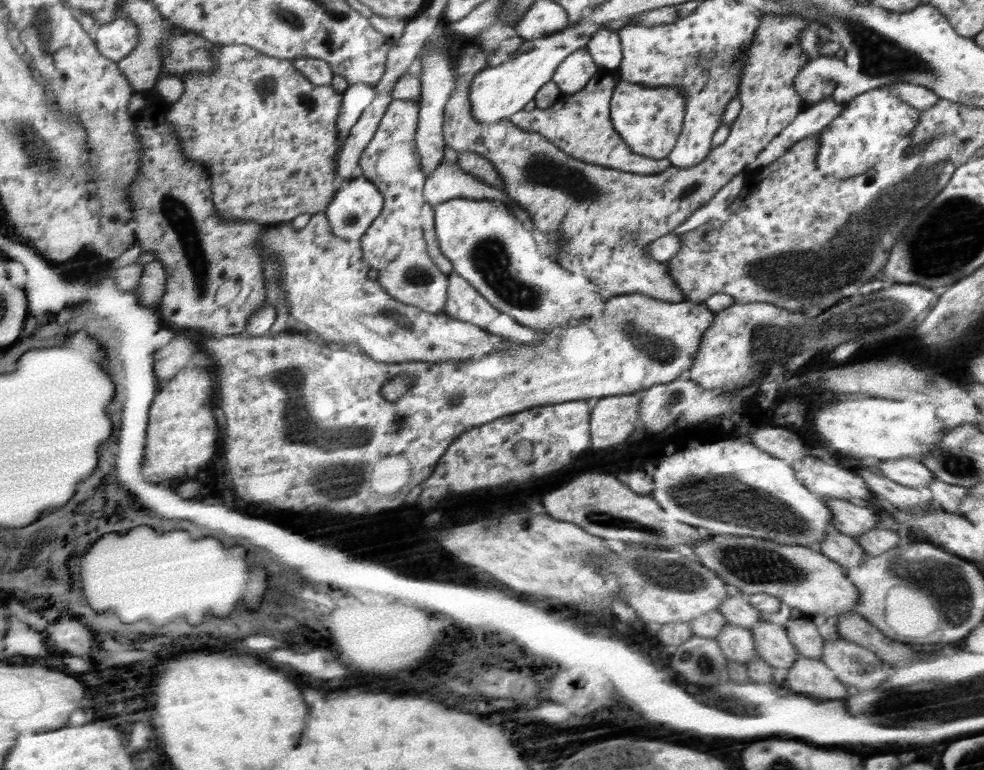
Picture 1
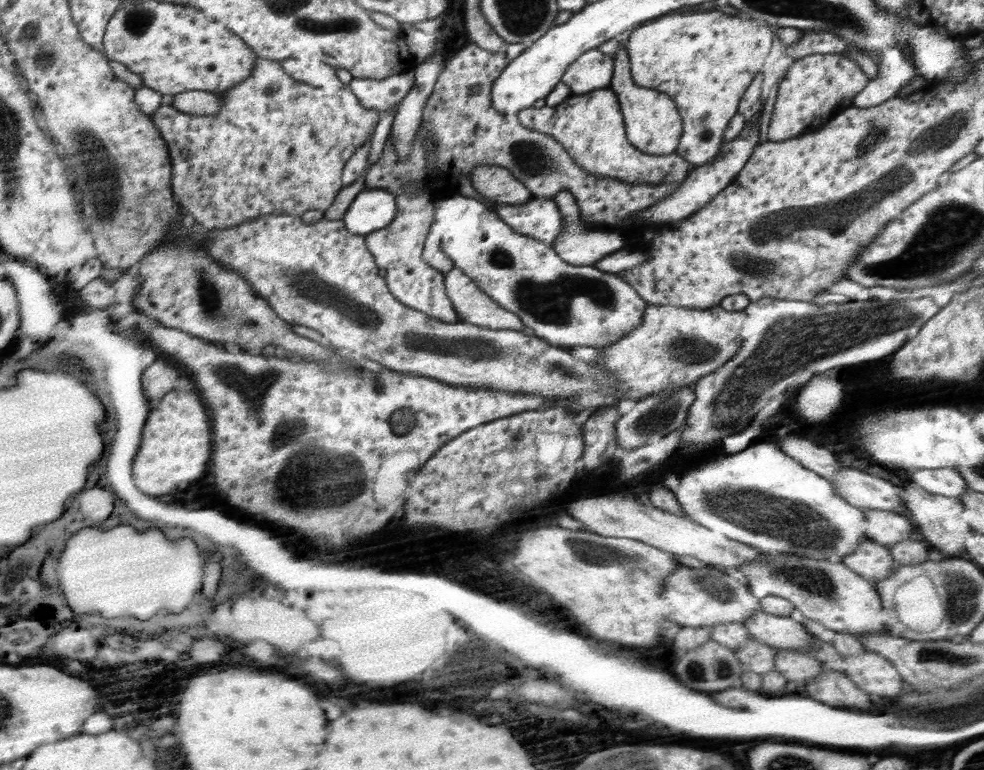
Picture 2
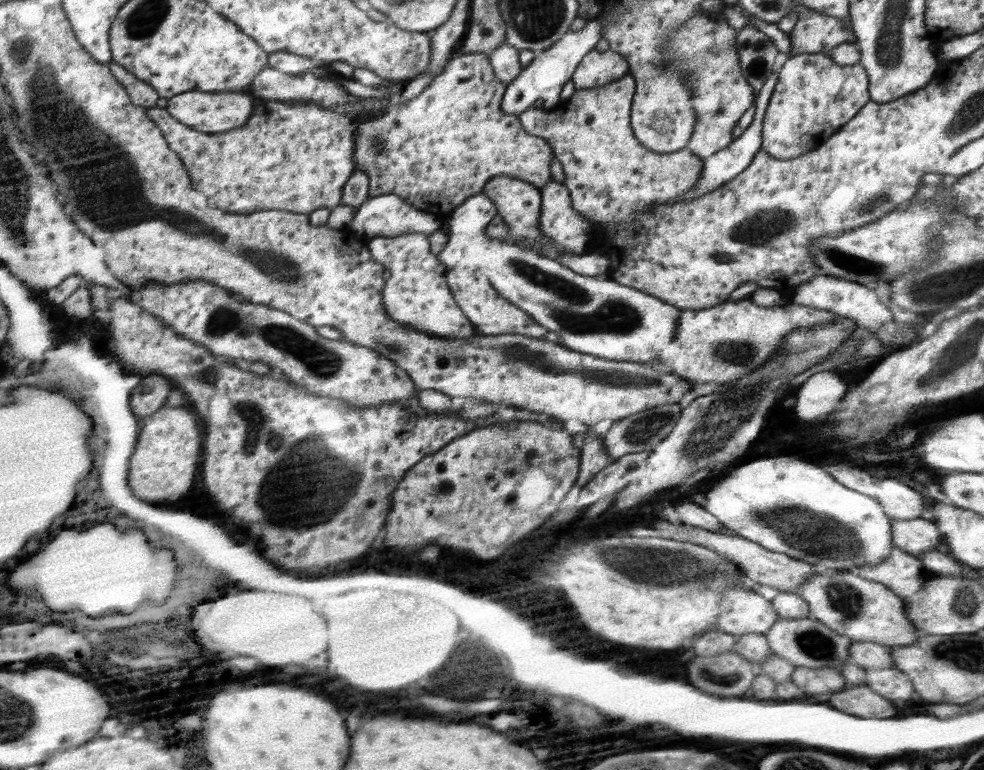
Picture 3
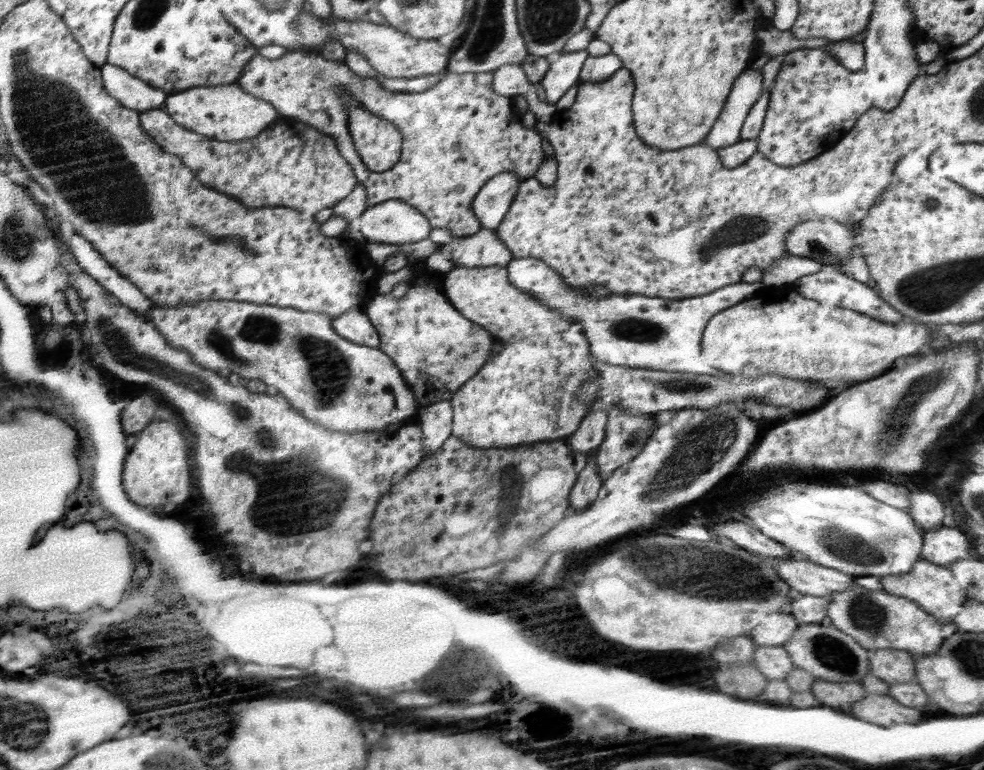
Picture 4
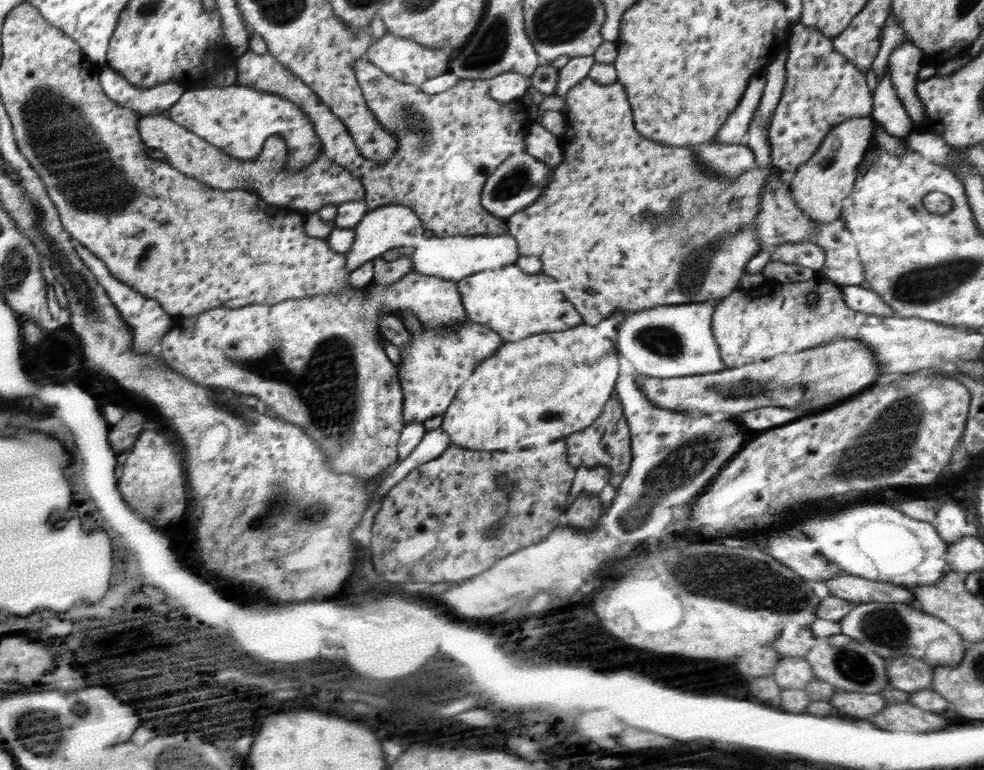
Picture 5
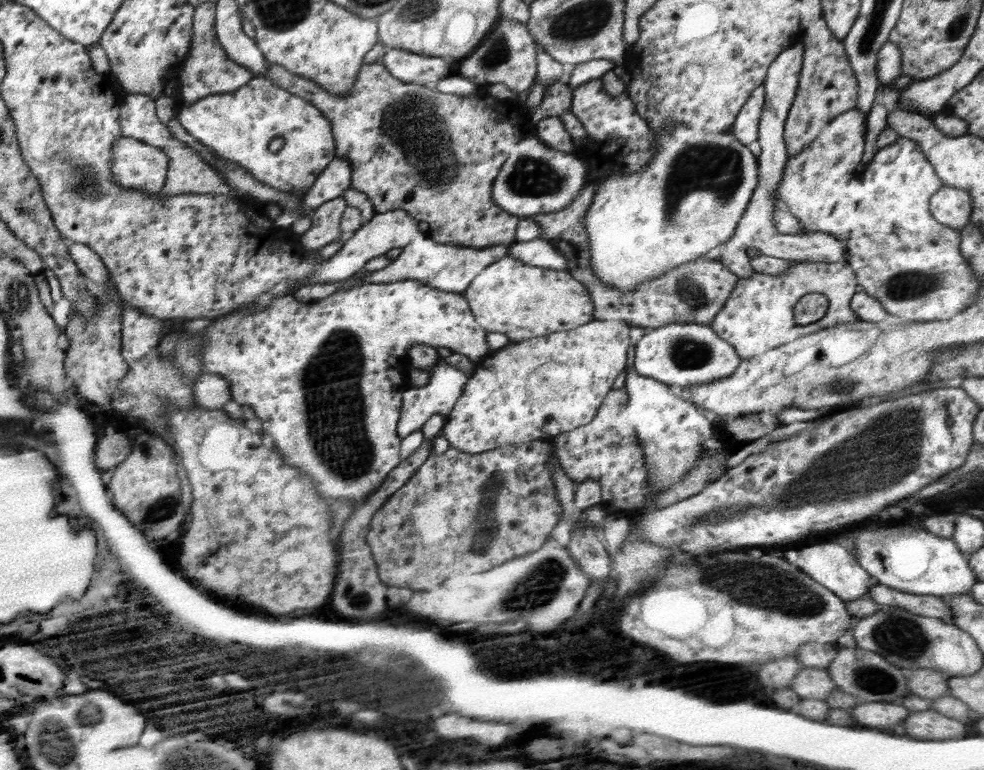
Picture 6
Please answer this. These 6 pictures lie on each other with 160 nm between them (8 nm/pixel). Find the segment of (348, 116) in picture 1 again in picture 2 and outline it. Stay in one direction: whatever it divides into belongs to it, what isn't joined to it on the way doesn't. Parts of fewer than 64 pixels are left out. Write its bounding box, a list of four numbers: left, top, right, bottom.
[349,70,415,111]

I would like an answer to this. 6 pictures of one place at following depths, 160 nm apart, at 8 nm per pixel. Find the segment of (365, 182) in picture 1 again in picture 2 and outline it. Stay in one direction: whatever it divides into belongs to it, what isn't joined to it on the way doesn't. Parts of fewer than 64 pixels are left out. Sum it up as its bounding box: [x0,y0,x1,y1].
[342,187,398,237]

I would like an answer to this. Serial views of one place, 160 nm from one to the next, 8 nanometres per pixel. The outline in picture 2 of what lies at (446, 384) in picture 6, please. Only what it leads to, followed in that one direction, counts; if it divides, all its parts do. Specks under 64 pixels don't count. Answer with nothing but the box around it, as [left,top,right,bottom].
[364,191,461,324]

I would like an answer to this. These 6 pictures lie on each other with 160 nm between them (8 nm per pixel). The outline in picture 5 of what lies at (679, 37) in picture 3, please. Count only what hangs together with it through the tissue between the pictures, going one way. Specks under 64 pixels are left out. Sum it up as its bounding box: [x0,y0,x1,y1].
[715,71,766,145]

